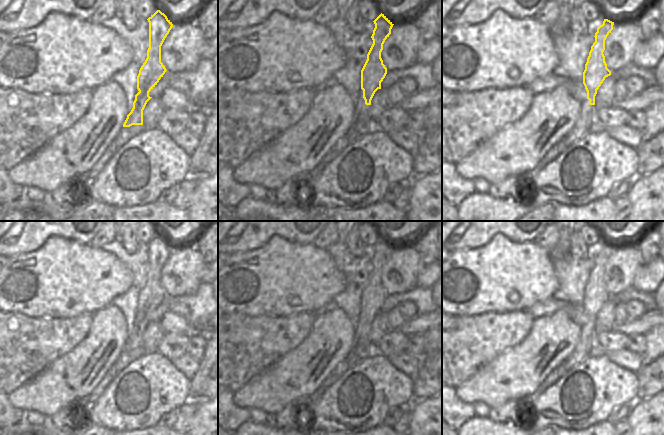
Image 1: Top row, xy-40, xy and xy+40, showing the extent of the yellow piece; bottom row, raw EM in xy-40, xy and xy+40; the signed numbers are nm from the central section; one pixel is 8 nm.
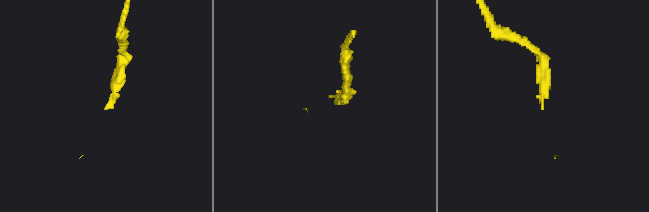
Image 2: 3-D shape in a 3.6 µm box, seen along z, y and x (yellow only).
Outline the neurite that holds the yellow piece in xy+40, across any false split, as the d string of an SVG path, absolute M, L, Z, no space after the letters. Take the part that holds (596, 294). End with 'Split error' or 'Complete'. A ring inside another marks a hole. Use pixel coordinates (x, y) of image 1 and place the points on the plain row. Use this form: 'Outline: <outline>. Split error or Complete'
Outline: M604 243L603 248L597 252L595 257L595 266L591 270L583 296L583 308L587 315L587 323L581 327L579 342L575 350L563 364L567 371L582 363L588 357L605 354L597 346L595 320L605 302L611 299L603 276L605 274L605 264L613 254L613 249L614 246Z. Split error.

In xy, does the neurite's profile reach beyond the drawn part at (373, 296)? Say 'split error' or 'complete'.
split error

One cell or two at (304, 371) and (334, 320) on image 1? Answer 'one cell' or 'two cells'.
one cell

